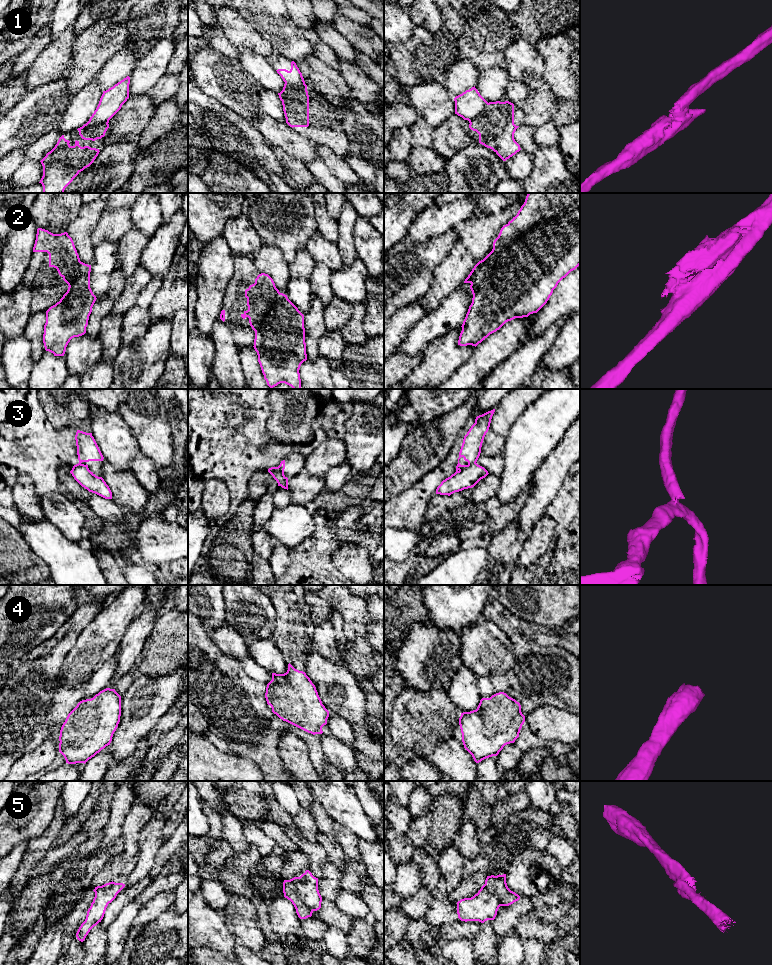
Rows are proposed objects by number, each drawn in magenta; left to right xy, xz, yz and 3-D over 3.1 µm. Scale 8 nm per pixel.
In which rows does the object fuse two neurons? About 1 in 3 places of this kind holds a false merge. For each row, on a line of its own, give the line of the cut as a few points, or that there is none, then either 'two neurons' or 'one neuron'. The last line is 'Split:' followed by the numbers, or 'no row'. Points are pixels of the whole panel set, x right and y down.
1: cut in yz along (488, 103), (469, 121); two neurons
2: cut in yz along (579, 211), (542, 215), (532, 222), (488, 264), (473, 295); two neurons
3: cut in yz along (476, 463), (469, 464), (459, 470); two neurons
4: no cut; one neuron
5: no cut; one neuron
Split: 1, 2, 3

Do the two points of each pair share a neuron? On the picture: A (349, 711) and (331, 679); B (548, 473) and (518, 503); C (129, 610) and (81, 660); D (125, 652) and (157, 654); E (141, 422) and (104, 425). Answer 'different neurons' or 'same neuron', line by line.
A: same neuron
B: different neurons
C: same neuron
D: different neurons
E: different neurons

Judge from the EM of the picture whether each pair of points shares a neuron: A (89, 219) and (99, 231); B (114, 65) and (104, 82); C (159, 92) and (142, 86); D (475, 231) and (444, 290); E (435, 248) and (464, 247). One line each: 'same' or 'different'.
A: different
B: same
C: different
D: same
E: different

